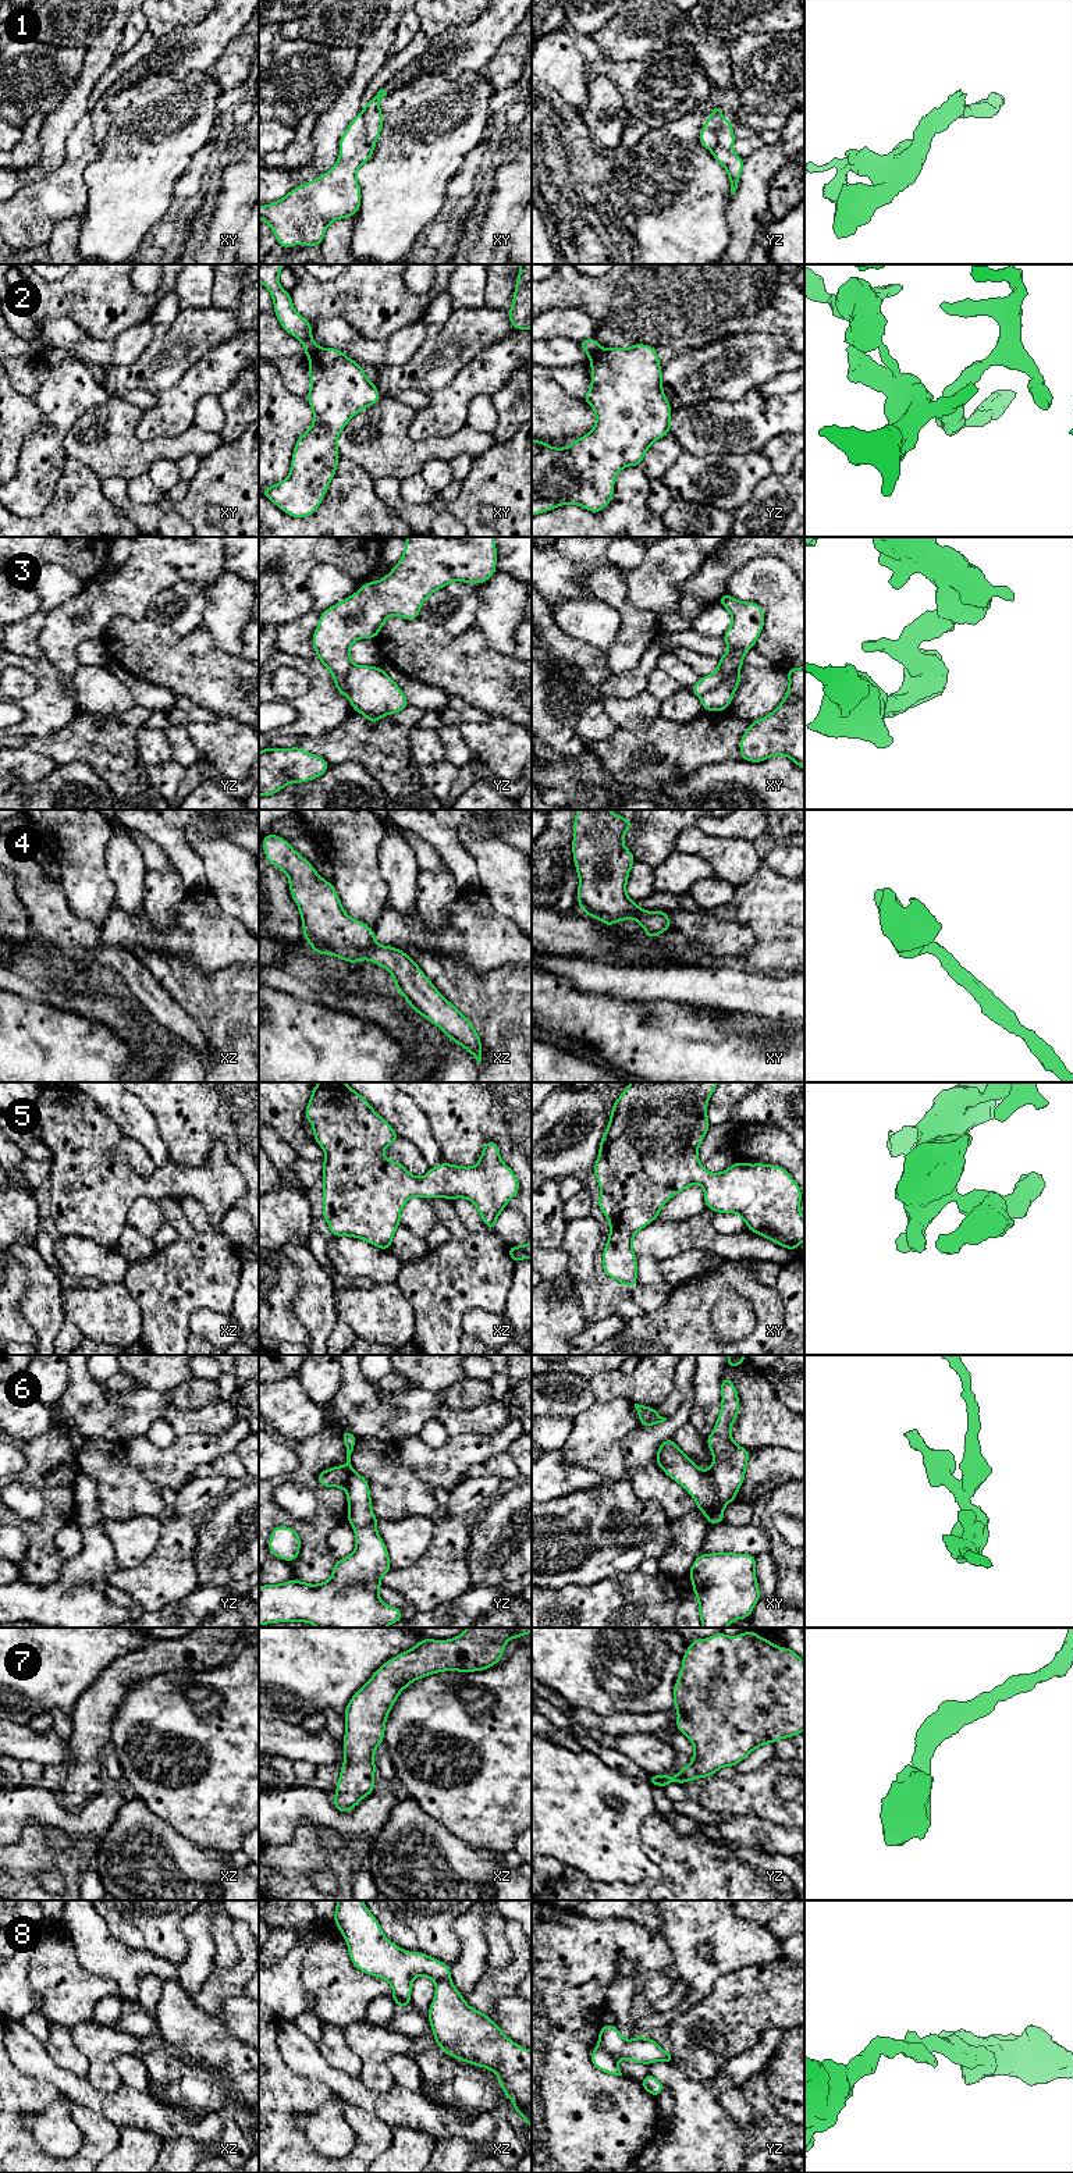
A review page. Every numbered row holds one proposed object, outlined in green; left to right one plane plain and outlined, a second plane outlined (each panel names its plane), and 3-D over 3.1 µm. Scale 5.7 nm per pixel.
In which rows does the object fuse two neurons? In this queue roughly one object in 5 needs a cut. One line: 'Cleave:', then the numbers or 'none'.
Cleave: 1, 2, 3, 6, 8

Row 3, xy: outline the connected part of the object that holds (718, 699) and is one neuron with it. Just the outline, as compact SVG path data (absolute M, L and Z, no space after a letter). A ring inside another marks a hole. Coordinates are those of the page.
M726 679L722 680L715 689L700 696L700 703L704 711L725 711L728 709L735 690Z

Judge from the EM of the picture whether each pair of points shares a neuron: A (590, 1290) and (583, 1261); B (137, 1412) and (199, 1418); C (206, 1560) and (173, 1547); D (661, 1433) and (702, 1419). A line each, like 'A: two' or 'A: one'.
A: one
B: two
C: two
D: two

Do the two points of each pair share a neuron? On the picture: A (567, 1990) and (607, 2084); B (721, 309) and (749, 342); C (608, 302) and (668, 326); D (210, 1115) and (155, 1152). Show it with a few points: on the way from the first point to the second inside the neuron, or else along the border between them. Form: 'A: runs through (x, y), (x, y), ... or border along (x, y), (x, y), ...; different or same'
A: runs through (567, 2015), (567, 2049), (582, 2066); same
B: border along (773, 335), (764, 331), (742, 331), (710, 344); different
C: runs through (624, 302), (645, 302), (653, 310); same
D: border along (153, 1115), (157, 1123), (157, 1134), (171, 1160); different

